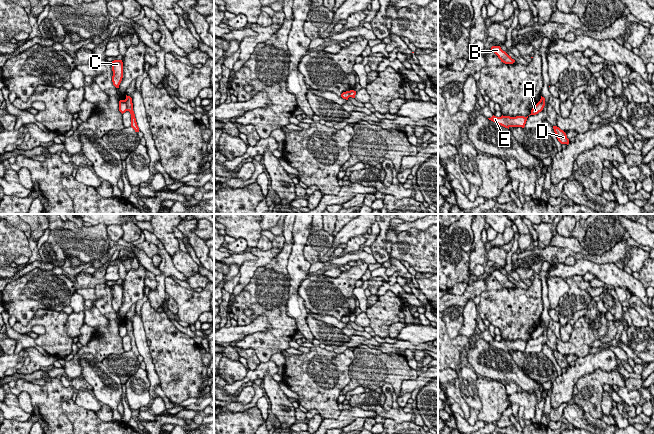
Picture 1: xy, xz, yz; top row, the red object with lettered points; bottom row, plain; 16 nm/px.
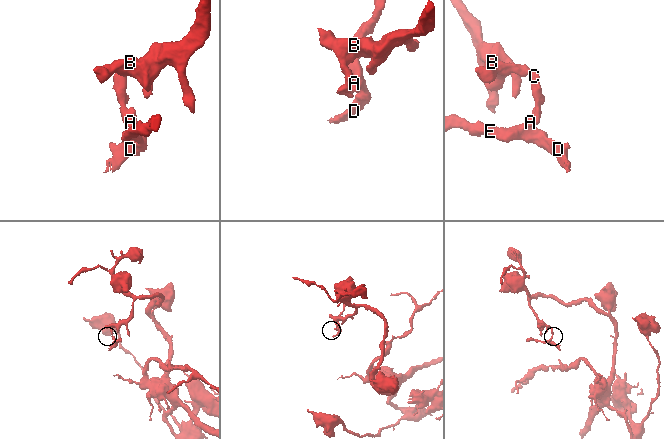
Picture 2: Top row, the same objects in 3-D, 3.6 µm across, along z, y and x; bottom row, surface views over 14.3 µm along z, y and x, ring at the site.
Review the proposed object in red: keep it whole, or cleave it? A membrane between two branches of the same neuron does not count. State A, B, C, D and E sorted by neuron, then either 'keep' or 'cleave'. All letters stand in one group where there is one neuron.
A B C / D E | cleave

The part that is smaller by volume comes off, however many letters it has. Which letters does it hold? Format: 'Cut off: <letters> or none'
Cut off: D, E

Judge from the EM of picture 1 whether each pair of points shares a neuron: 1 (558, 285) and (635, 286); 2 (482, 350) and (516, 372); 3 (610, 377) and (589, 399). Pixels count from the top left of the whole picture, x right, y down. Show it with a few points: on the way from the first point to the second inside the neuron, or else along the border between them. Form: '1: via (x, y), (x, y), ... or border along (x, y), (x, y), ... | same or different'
1: border along (549, 275), (555, 275), (564, 280) | different
2: via (490, 356), (508, 371) | same
3: via (603, 379), (590, 392) | same

